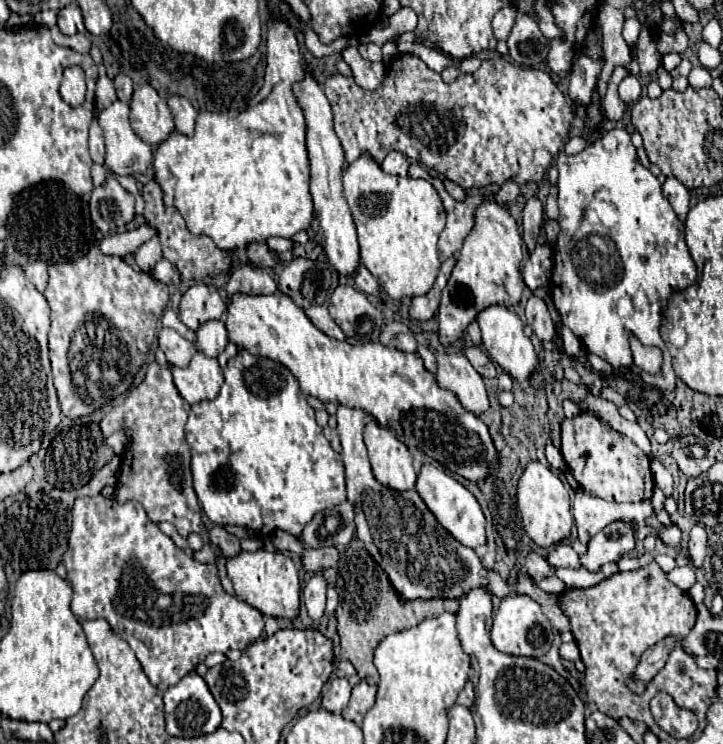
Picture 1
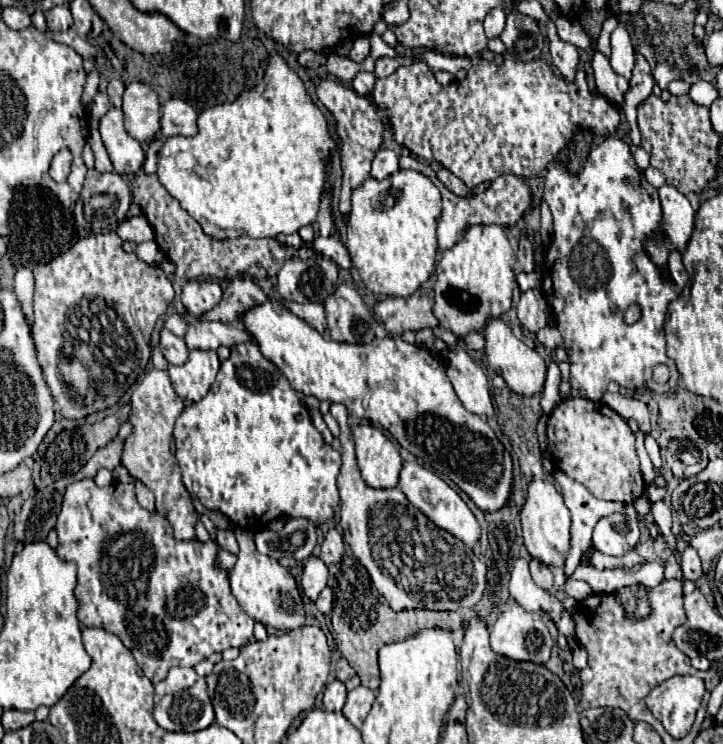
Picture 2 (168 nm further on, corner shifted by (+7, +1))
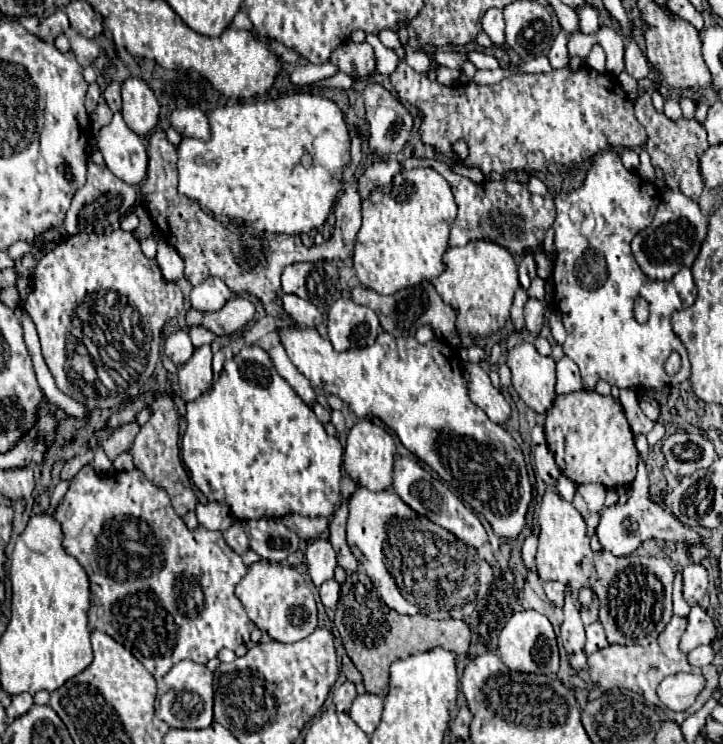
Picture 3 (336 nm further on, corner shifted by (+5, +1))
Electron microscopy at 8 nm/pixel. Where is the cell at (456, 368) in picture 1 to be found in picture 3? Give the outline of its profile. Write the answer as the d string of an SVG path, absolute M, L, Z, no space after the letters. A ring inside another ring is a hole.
M464 362L464 378L468 382L470 400L476 406L480 406L492 422L504 424L510 418L512 410L510 410L510 404L506 402L506 398L502 396L502 392L492 386L488 372L482 370L480 364Z

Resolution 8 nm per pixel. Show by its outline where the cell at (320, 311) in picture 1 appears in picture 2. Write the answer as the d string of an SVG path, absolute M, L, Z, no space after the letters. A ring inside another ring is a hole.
M290 302L288 308L290 308L292 314L296 314L304 322L308 322L312 328L316 328L320 334L326 330L326 316L324 316L324 306L322 304L312 304L312 302L298 304L298 302Z

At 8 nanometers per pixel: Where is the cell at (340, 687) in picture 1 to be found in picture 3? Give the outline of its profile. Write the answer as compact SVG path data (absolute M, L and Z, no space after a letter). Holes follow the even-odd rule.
M344 682L340 688L334 690L334 704L338 712L348 712L356 698L356 686L352 682Z

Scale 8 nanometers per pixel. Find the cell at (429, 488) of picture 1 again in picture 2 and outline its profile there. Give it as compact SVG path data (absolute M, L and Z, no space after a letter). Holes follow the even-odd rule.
M404 462L404 468L400 472L400 482L398 488L406 494L406 498L418 508L422 510L436 526L444 528L446 532L450 532L452 536L456 536L458 540L462 540L466 546L474 546L480 538L480 526L476 516L470 512L470 508L466 506L466 502L460 498L460 494L456 490L452 490L442 478L438 478L434 472L422 468L418 462Z

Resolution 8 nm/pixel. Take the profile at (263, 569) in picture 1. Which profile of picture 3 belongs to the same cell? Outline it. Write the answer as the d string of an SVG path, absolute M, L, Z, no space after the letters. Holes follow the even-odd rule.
M270 562L252 564L248 574L238 582L236 596L246 608L248 618L276 642L298 642L318 626L314 594L294 566L274 566Z

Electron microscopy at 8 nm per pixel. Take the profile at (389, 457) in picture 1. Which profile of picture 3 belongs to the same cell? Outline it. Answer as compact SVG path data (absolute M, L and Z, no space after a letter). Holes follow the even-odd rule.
M360 420L352 426L348 440L346 440L346 450L344 450L344 468L346 474L358 484L364 486L372 492L382 492L386 488L392 486L392 464L394 464L394 452L396 452L396 444L392 440L392 436L372 424L370 420Z

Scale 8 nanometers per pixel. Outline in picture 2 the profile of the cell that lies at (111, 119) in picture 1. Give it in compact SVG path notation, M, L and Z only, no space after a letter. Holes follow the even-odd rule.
M110 108L100 118L100 134L118 174L136 174L142 170L144 150L140 142L124 130L124 114L120 108Z

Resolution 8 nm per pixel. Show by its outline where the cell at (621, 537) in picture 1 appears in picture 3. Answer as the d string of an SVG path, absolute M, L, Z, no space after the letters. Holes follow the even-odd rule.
M642 456L638 458L638 474L632 482L630 494L626 504L614 504L602 510L600 516L600 524L596 528L598 540L602 544L604 550L612 552L614 556L630 556L642 542L646 542L648 538L662 538L662 540L674 540L674 542L684 542L684 544L696 544L702 542L700 534L692 532L690 528L682 526L678 522L678 518L674 518L670 512L666 512L660 504L652 502L650 492L648 492L648 470L646 470L646 462L642 460Z

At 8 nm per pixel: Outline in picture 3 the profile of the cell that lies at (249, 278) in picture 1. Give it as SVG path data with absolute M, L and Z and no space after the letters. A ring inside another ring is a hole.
M234 296L218 312L200 312L190 308L186 312L188 326L202 326L216 336L226 336L242 330L254 318L254 306L244 296Z

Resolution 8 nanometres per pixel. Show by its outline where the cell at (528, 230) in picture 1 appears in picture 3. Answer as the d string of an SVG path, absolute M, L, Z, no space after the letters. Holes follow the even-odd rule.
M526 254L518 266L518 274L520 274L520 284L524 290L530 288L530 282L536 278L536 262L530 254Z

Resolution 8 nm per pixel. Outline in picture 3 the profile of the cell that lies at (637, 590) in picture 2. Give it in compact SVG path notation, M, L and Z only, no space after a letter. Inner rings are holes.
M546 492L540 506L540 544L536 554L536 570L540 580L556 580L566 586L570 586L574 592L580 588L590 588L600 602L600 622L606 630L610 644L640 644L646 646L654 642L660 632L666 628L666 624L672 618L672 584L674 584L674 570L664 558L656 556L638 556L632 554L628 558L618 558L606 550L592 552L590 538L586 534L586 520L582 514L566 500L562 500L556 492Z

